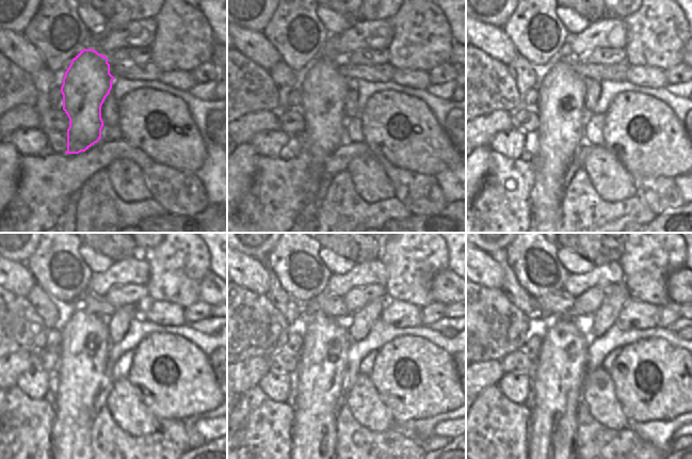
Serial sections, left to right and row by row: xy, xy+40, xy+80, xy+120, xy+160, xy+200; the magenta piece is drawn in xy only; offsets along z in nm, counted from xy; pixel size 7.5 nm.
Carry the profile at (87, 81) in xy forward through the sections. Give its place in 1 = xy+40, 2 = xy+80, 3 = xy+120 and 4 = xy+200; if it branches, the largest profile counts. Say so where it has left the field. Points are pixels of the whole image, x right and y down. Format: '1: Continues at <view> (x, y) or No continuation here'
1: Continues at xy+40 (322, 93)
2: Continues at xy+80 (561, 108)
3: Continues at xy+120 (84, 349)
4: Continues at xy+200 (558, 377).

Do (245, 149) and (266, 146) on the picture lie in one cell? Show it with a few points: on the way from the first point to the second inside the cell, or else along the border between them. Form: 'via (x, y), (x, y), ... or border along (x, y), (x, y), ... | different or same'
border along (250, 143), (259, 155) | different

